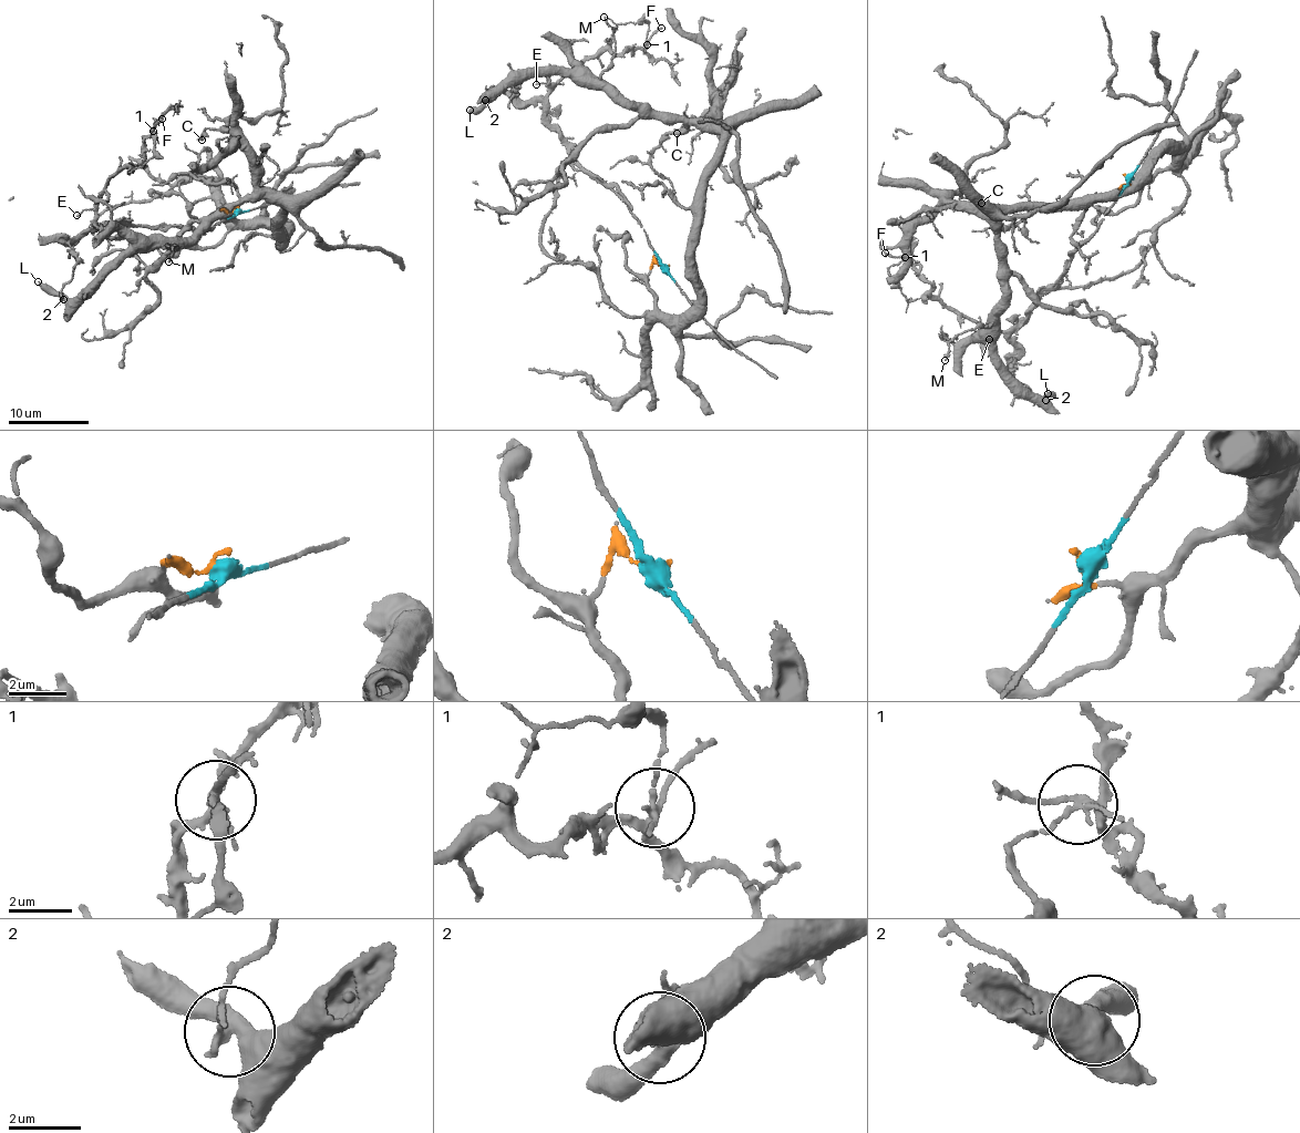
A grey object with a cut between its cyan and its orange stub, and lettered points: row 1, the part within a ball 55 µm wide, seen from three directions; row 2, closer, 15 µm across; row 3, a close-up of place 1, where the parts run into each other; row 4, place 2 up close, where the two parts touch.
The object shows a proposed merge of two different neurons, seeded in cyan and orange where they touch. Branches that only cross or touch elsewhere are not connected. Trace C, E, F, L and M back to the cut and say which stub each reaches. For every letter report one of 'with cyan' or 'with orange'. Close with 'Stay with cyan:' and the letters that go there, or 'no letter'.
C: with orange
E: with cyan
F: with cyan
L: with orange
M: with orange
Stay with cyan: E, F

